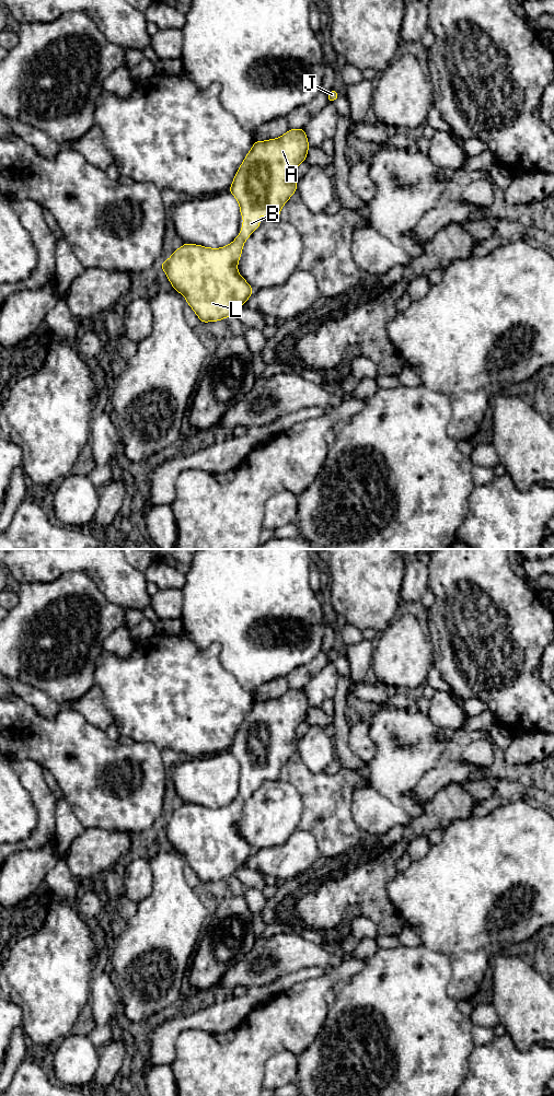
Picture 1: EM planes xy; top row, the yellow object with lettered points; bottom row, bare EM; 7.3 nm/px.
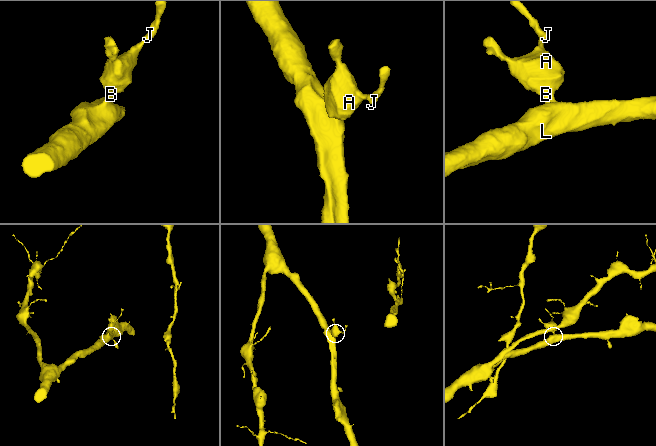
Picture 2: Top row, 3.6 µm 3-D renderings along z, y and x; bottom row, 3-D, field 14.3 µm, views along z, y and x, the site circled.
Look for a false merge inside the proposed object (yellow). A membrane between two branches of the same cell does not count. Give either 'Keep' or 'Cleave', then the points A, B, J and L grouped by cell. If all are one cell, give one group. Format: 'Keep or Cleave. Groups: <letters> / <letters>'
Keep. Groups: A B J L

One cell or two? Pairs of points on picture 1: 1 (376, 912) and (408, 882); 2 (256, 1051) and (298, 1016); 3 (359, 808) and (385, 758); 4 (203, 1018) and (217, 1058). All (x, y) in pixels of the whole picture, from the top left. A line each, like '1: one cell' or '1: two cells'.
1: two cells
2: one cell
3: two cells
4: two cells

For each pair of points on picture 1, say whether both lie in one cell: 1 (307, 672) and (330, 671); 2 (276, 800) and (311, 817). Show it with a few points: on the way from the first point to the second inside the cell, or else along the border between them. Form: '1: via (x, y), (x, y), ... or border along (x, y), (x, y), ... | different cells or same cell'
1: border along (330, 663), (302, 687) | different cells
2: border along (295, 786), (302, 804), (298, 827) | different cells

